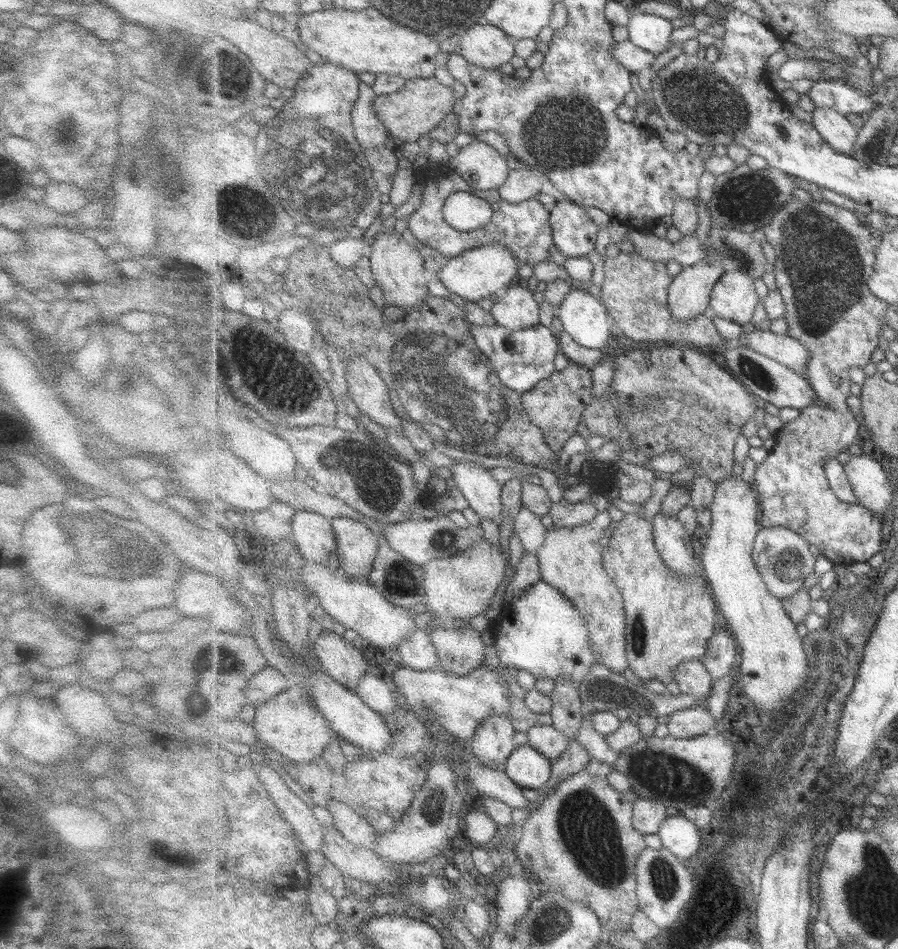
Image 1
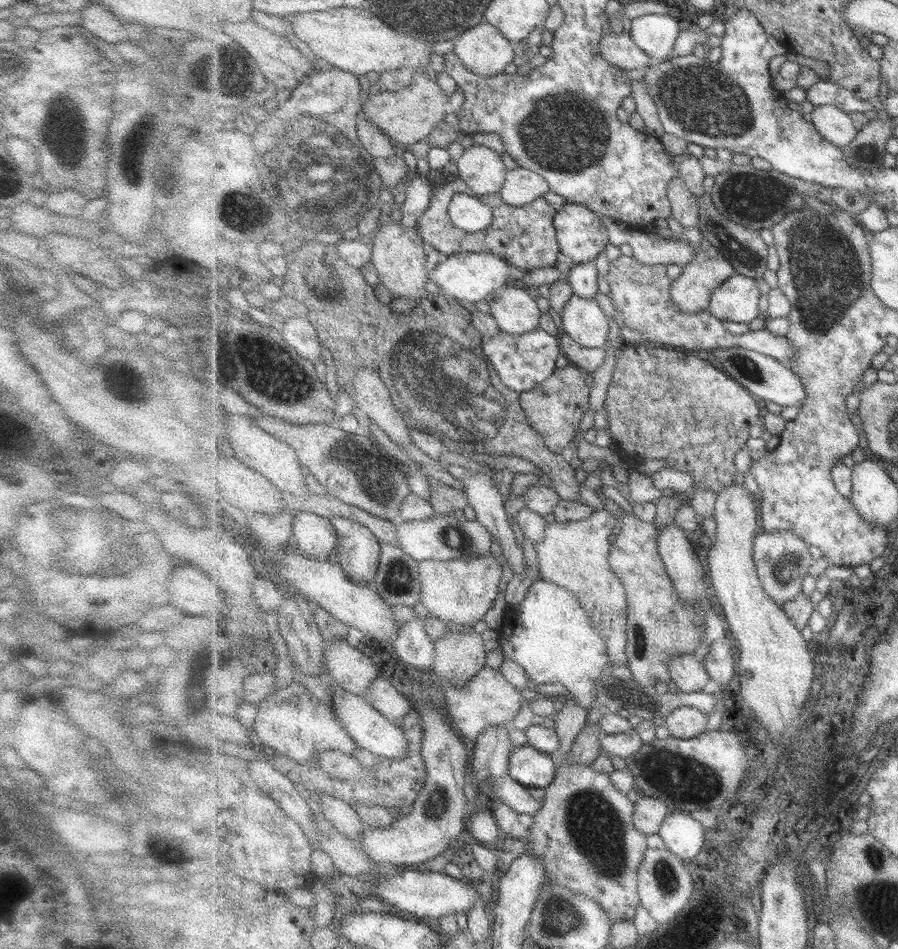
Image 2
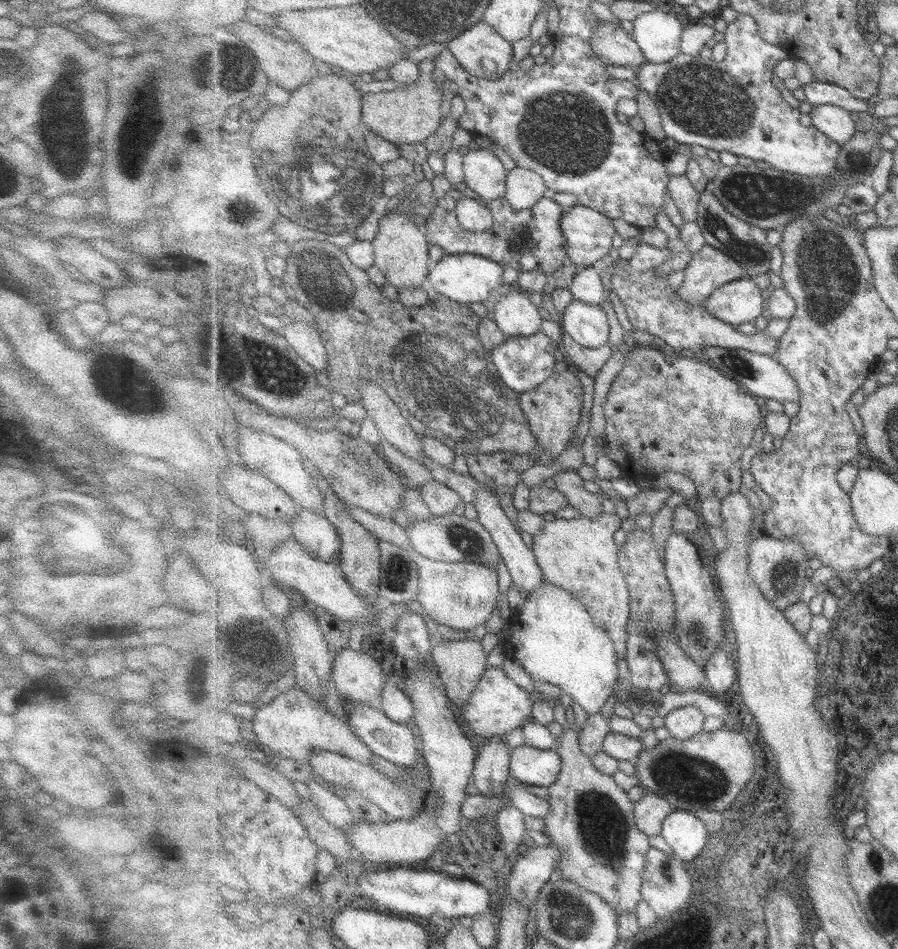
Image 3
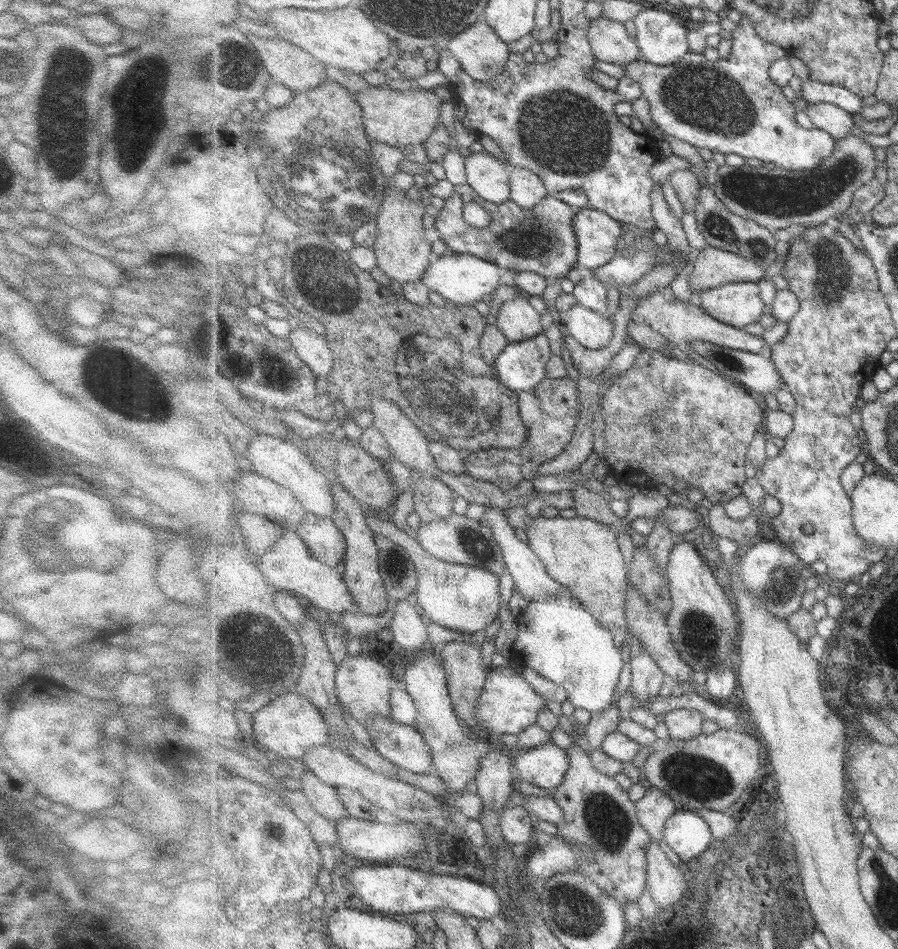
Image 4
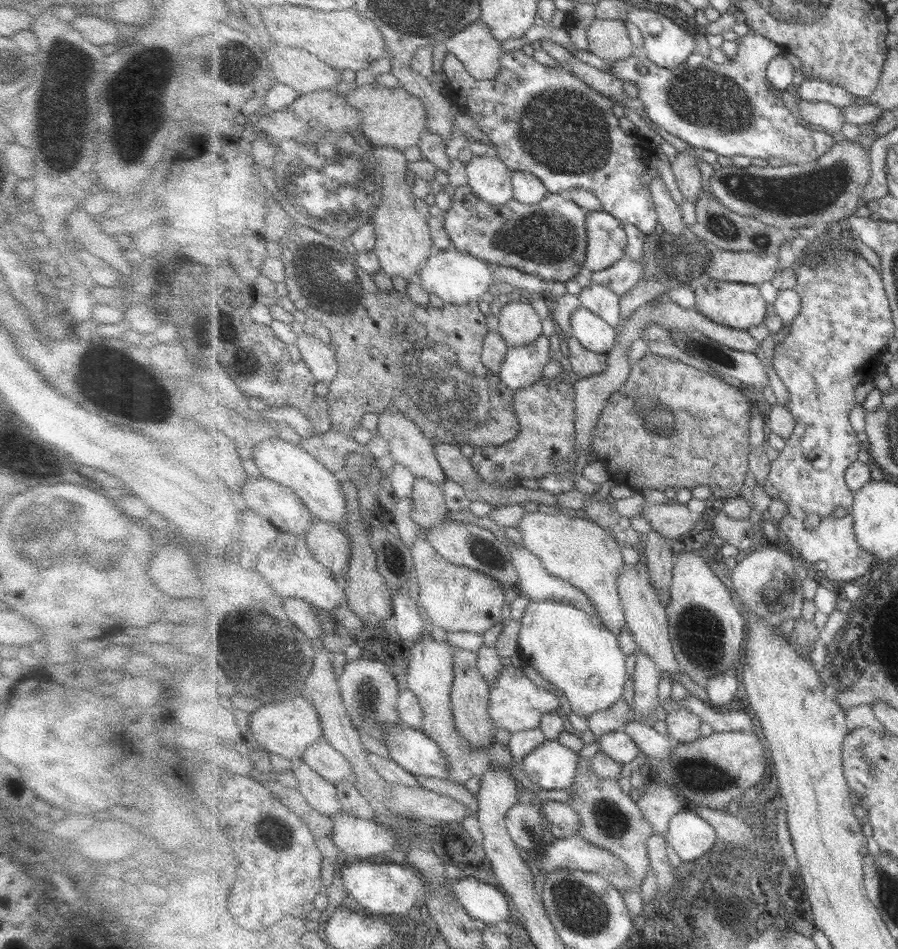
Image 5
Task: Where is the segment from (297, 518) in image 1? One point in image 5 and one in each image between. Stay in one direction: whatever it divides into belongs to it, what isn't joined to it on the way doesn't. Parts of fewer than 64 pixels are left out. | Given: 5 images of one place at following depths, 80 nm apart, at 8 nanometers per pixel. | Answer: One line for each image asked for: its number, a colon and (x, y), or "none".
2: (316, 537)
3: (320, 536)
4: (328, 544)
5: (330, 544)

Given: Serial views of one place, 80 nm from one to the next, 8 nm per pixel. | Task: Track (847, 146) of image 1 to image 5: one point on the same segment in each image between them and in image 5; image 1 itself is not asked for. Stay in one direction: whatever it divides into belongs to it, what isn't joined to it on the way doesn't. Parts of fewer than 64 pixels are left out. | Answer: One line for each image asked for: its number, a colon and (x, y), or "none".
2: (836, 125)
3: (838, 123)
4: (838, 122)
5: (821, 115)

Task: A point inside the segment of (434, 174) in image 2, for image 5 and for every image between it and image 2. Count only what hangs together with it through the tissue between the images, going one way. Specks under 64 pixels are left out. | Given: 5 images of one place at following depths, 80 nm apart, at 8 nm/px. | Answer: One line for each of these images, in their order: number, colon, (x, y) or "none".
3: (530, 240)
4: (540, 239)
5: (549, 239)

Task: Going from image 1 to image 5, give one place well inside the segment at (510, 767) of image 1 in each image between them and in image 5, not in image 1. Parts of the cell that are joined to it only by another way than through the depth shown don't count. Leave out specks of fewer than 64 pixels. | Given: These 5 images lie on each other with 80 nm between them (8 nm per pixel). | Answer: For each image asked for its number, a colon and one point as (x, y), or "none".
2: (531, 767)
3: (532, 766)
4: (546, 766)
5: (552, 766)

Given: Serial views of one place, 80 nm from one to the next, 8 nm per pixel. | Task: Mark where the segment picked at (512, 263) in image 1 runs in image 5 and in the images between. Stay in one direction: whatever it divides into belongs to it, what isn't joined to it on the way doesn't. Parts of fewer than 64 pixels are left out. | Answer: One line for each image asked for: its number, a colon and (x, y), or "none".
2: (473, 276)
3: (465, 278)
4: (462, 279)
5: (457, 277)

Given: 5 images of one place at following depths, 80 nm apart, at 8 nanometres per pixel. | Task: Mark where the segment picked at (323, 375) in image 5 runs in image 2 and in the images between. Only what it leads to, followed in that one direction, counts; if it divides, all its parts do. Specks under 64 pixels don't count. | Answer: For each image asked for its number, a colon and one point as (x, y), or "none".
2: (302, 334)
3: (307, 341)
4: (313, 348)

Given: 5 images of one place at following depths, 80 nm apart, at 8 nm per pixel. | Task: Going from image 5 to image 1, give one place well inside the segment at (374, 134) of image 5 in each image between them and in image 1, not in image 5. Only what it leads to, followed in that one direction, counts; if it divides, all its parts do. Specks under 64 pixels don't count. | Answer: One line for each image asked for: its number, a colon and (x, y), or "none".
1: (410, 113)
2: (406, 116)
3: (410, 115)
4: (399, 118)

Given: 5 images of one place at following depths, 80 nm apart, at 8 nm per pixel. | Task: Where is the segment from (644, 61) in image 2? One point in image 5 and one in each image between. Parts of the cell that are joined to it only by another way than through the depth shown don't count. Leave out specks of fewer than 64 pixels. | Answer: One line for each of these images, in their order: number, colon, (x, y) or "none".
3: (611, 43)
4: (610, 42)
5: (609, 40)

